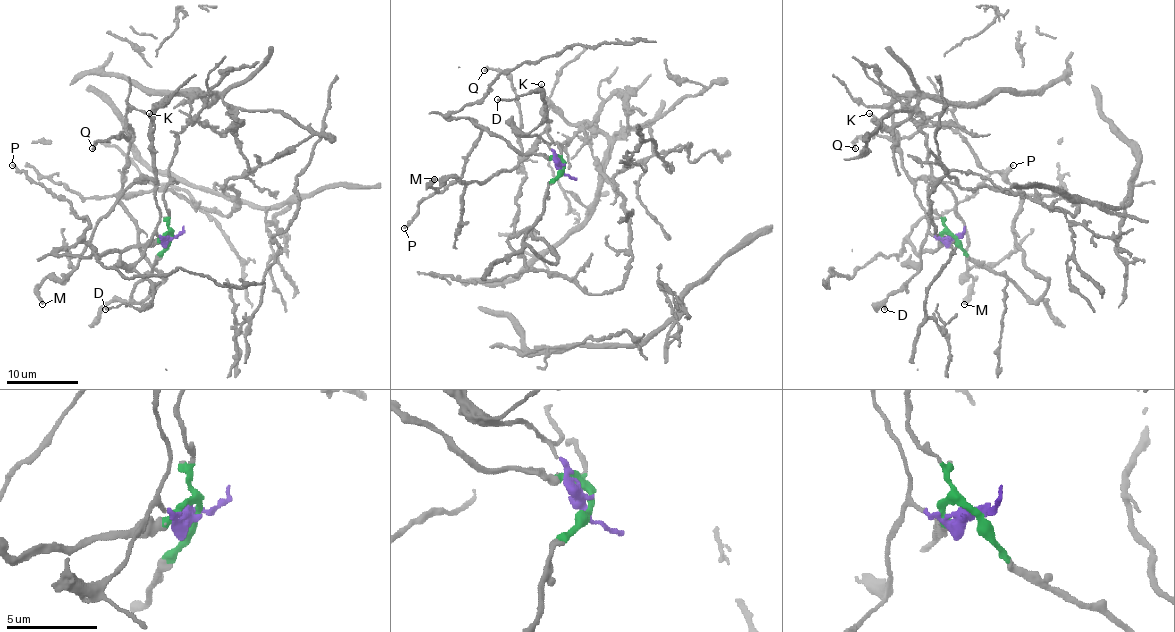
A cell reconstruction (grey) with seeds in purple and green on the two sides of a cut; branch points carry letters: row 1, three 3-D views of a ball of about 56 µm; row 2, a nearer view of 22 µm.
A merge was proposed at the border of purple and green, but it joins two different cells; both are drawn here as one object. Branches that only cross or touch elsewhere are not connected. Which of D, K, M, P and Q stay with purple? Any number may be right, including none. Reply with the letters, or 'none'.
D, K, M

